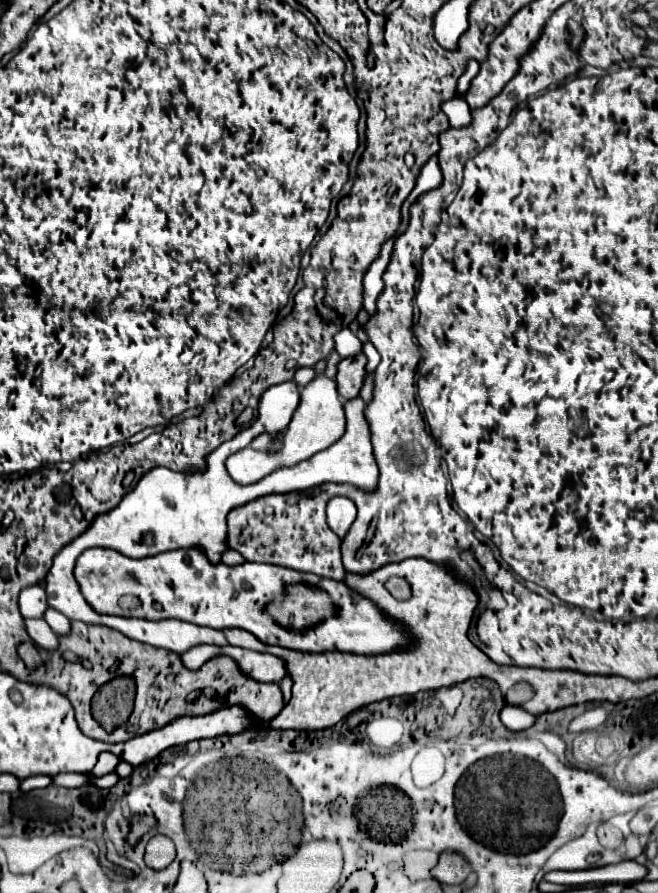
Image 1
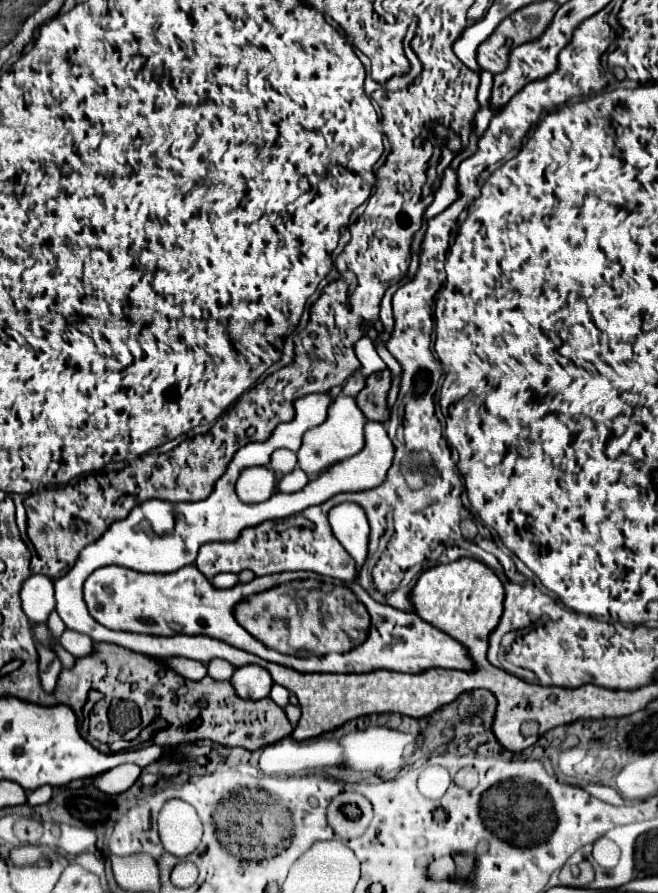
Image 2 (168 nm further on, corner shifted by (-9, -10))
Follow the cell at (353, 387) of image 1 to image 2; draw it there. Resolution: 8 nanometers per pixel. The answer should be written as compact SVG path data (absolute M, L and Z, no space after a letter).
M389 369L373 373L365 379L365 387L355 397L357 407L369 421L387 421L387 391L389 391Z

